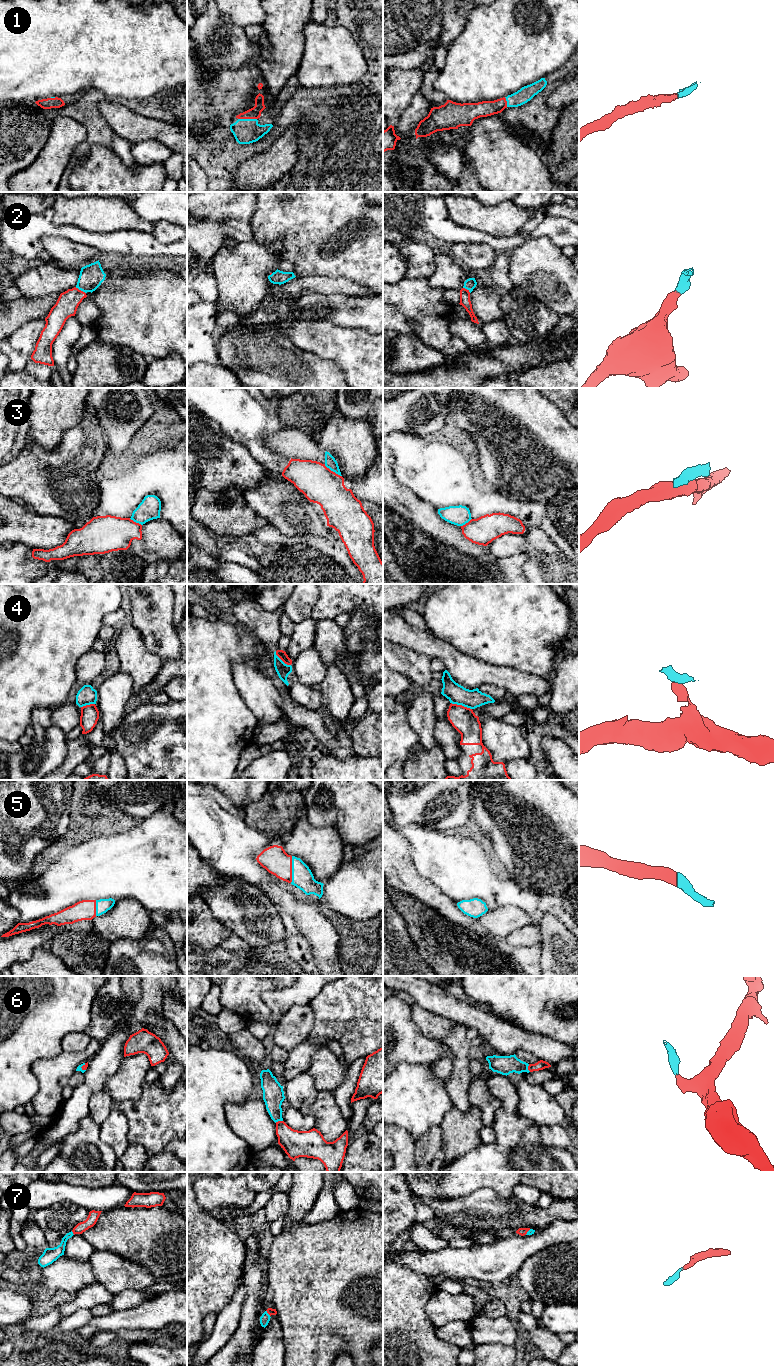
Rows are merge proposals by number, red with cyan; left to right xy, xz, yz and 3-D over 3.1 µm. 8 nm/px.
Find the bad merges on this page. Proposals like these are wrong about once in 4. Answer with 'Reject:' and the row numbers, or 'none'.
Reject: 3, 4

